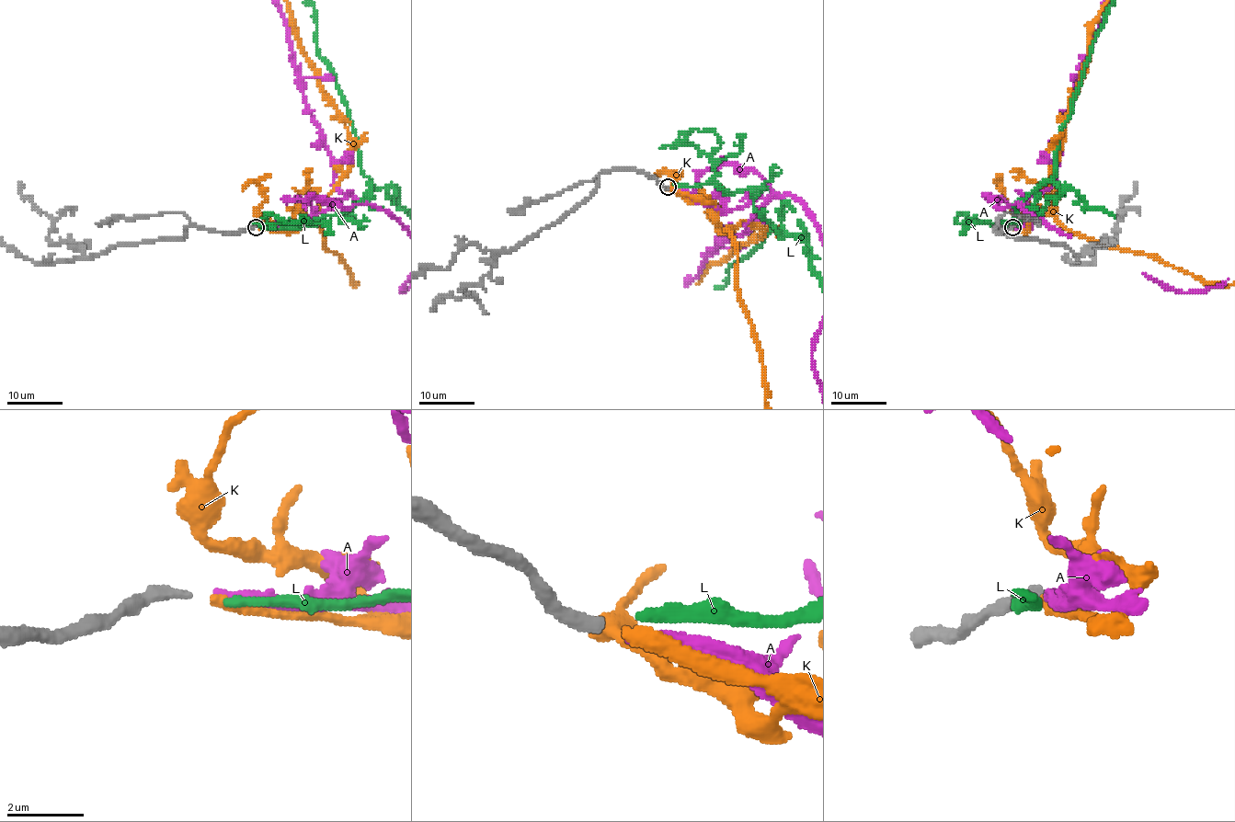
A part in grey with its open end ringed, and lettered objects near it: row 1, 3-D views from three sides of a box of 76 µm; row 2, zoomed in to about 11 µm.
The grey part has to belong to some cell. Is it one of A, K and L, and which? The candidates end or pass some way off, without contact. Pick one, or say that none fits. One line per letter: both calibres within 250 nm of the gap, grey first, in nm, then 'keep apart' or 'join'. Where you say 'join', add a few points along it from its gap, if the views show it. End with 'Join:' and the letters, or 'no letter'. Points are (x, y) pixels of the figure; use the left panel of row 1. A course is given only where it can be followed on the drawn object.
A: calibres 320 and 240 nm; keep apart
K: calibres 320 and 320 nm; join
L: calibres 320 and 280 nm; keep apart
Join: K

